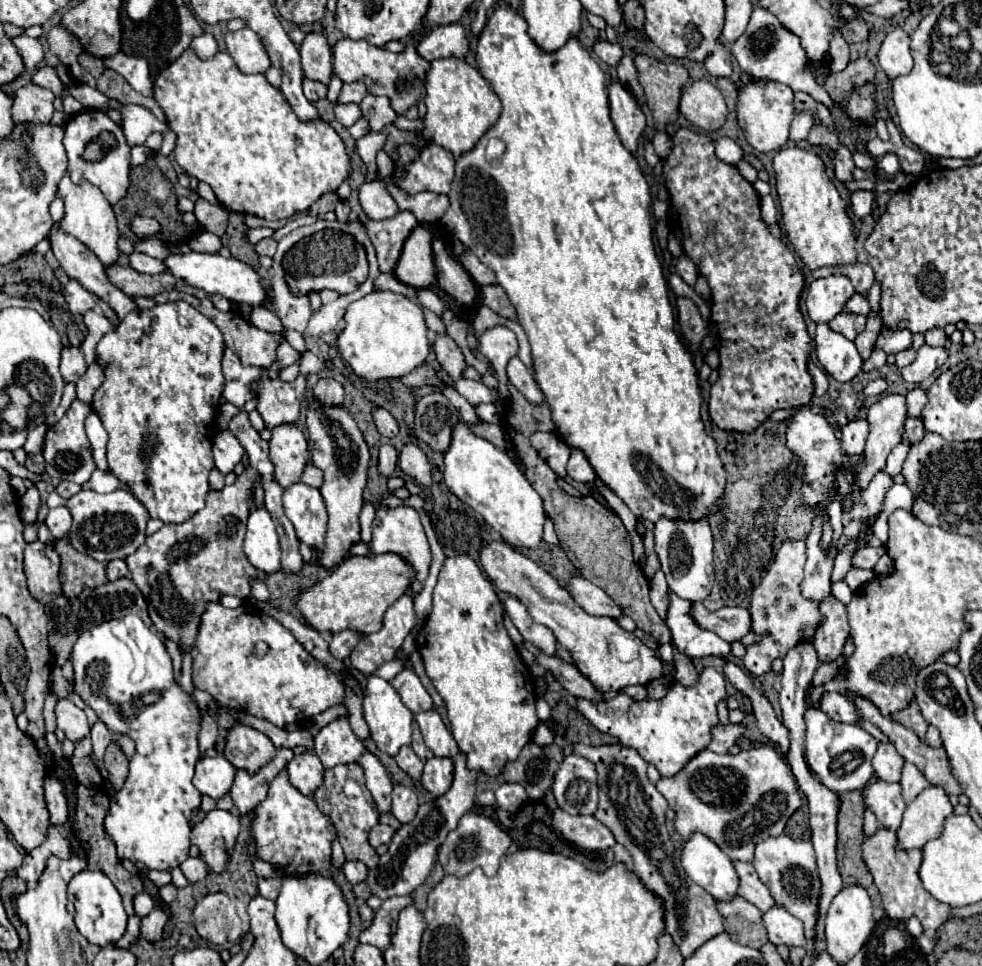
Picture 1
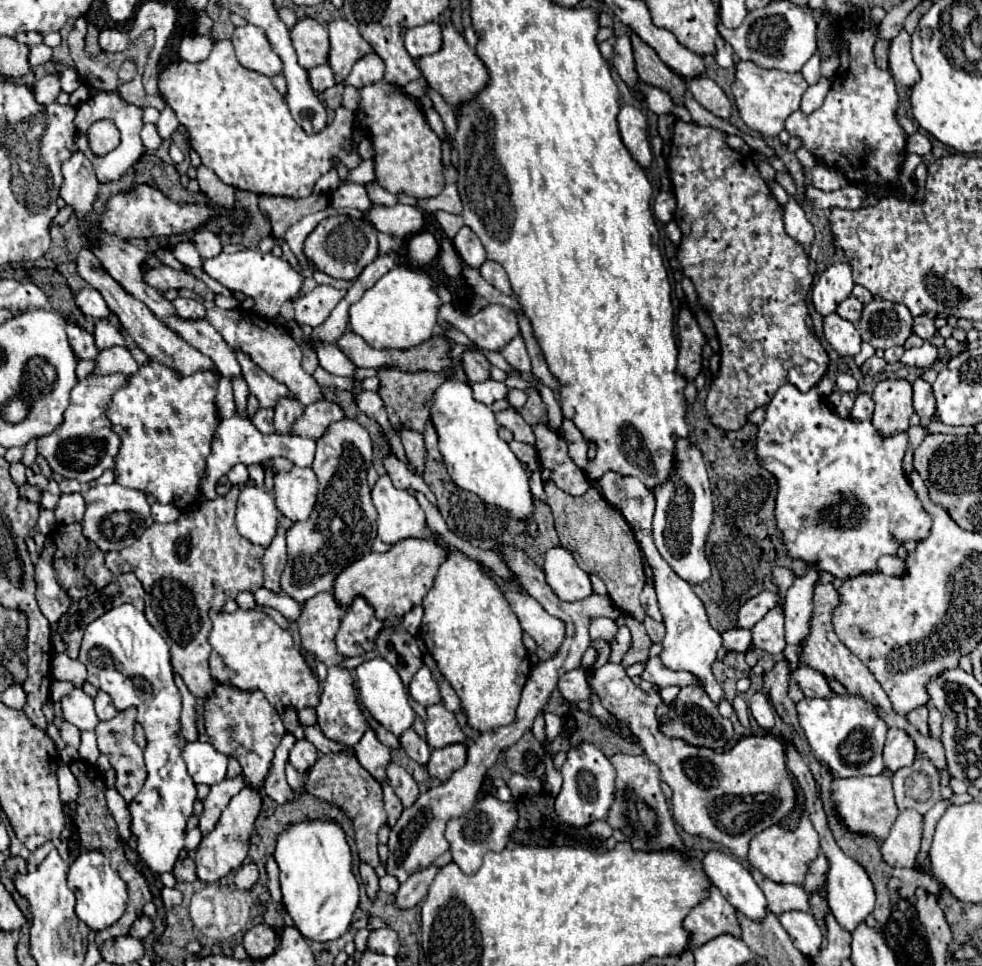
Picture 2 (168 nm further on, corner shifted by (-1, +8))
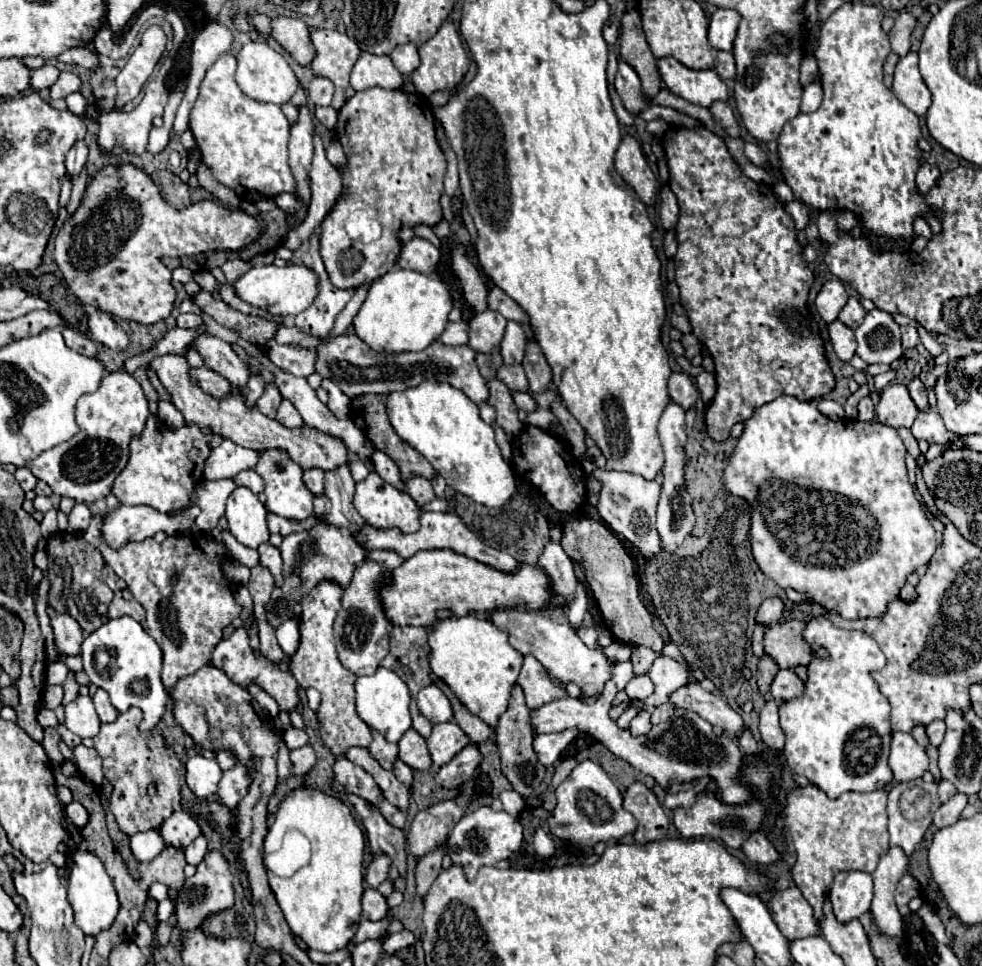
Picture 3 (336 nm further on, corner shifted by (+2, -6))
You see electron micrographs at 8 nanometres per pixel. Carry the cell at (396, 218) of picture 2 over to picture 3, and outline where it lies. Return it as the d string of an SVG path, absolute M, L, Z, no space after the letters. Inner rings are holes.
M415 237L411 243L401 245L401 255L397 265L403 269L425 273L425 275L437 275L441 267L439 261L441 261L439 249L433 243Z

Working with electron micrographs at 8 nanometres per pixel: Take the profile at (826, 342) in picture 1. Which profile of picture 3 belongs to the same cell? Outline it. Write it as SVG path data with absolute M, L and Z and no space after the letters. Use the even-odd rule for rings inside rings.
M835 319L829 325L829 337L833 341L833 347L835 347L837 357L841 361L851 361L851 357L855 355L855 349L857 349L857 341L855 341L853 329L849 329L839 319Z

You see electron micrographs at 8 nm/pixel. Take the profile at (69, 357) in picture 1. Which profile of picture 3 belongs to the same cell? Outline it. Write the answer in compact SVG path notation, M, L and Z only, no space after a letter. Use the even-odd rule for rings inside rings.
M65 327L63 331L63 339L67 343L67 347L71 347L73 351L79 351L83 355L97 355L97 347L91 339L87 339L85 335L81 335L79 331L71 329L71 327Z

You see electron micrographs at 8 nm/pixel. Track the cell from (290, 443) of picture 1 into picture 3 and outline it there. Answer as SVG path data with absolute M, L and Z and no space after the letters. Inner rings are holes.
M283 399L283 401L281 401L275 419L277 419L281 425L291 427L291 429L293 429L293 427L303 427L303 425L305 425L303 419L301 419L301 415L297 413L297 409L293 407L293 403L291 403L289 399Z

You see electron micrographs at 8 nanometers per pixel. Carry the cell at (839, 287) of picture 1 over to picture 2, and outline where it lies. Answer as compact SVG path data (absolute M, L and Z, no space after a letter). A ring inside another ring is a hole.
M848 261L830 265L812 289L812 303L820 315L830 315L836 307L850 297L854 287L852 267Z

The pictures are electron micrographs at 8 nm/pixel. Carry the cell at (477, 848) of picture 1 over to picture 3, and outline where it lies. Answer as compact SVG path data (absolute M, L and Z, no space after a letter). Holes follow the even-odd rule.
M479 807L459 819L447 837L447 855L453 863L463 865L467 879L475 879L481 865L497 865L501 859L509 859L511 853L519 851L523 843L523 827L517 817L505 811L493 811L491 807Z

